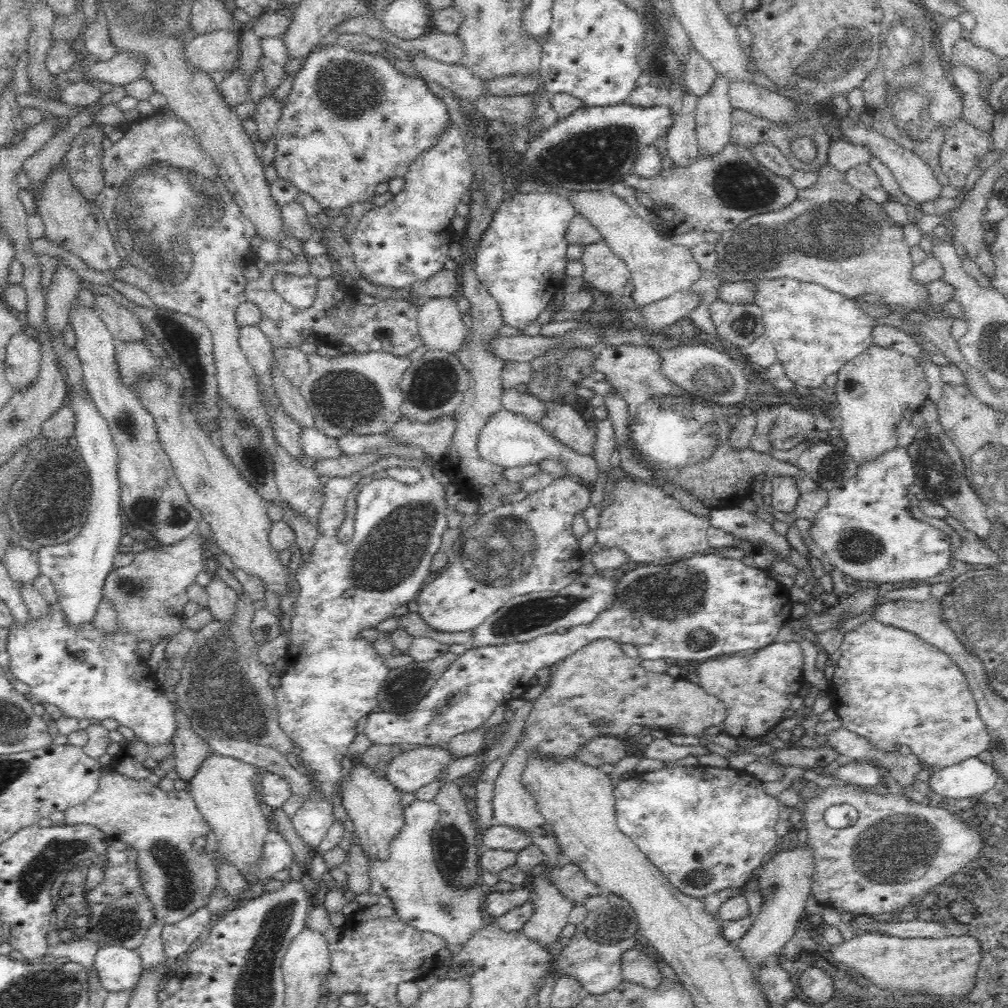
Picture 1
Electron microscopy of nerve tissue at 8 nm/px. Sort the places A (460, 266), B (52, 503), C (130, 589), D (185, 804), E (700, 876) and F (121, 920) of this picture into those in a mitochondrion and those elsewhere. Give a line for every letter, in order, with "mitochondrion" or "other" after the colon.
A: other
B: mitochondrion
C: mitochondrion
D: other
E: mitochondrion
F: mitochondrion

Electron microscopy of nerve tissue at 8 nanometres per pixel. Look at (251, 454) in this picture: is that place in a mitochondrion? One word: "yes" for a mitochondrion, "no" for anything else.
yes

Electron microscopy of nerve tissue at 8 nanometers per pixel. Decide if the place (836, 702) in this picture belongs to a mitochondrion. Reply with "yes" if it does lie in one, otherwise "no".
no

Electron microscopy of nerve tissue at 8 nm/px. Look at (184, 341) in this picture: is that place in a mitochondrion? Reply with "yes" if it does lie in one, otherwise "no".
yes

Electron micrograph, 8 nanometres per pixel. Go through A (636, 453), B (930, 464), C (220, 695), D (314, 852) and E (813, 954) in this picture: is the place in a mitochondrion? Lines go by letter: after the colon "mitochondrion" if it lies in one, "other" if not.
A: other
B: mitochondrion
C: mitochondrion
D: other
E: other

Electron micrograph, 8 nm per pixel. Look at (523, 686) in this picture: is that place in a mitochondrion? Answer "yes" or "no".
no

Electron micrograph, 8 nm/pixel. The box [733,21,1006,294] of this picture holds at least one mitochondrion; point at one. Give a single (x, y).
(896, 66)

